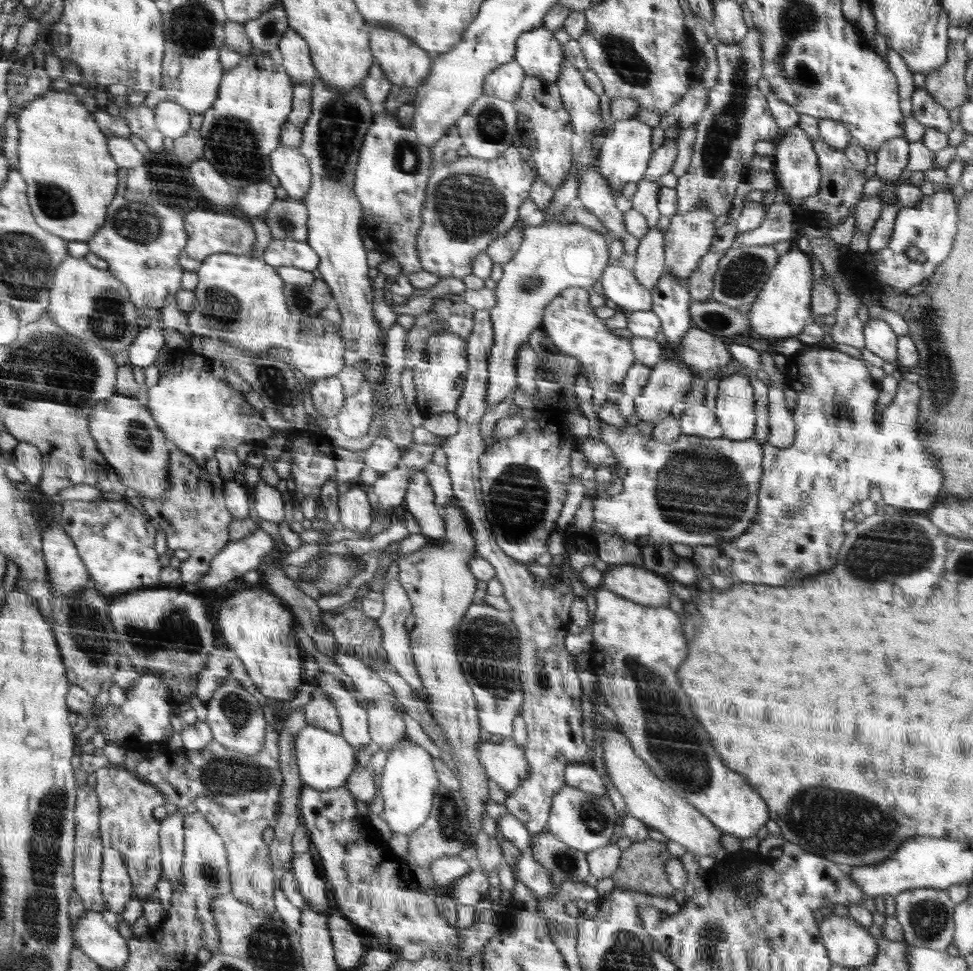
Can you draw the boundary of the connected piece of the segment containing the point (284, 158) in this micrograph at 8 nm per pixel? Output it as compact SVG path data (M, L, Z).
M280 146L272 154L272 172L278 176L280 185L286 190L290 199L305 200L312 184L312 168L309 166L309 159L301 154L296 148Z

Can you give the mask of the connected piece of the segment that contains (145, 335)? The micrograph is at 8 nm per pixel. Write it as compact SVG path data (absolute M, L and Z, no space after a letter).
M150 324L137 334L137 338L129 346L126 354L130 364L143 369L152 366L158 358L158 352L165 346L165 336L161 324Z

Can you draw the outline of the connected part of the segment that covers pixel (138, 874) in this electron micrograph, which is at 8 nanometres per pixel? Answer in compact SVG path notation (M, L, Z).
M108 766L94 773L95 790L101 805L100 833L104 848L119 850L124 857L133 889L140 902L145 903L148 894L158 892L156 882L160 876L160 847L158 846L158 821L153 817L156 806L165 804L165 795L154 785L134 780L131 770Z

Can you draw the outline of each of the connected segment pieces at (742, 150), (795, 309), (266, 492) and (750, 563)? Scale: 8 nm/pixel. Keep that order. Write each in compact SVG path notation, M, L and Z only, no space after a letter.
M752 28L740 43L715 46L716 59L719 69L718 84L709 90L708 102L696 125L696 142L692 152L689 169L684 176L678 177L677 213L685 213L697 209L700 205L708 207L715 218L729 212L732 208L732 199L736 194L736 187L742 182L750 160L757 156L754 147L758 141L775 143L780 128L770 112L767 98L760 93L758 81L762 78L762 34Z
M792 247L778 259L764 287L752 302L752 309L748 312L751 326L749 331L756 337L768 340L769 343L777 340L794 340L794 337L812 320L812 281L812 265L808 255L799 247Z
M259 481L255 488L256 514L260 519L271 523L283 522L287 514L286 499L282 487L272 487L266 482Z
M818 345L813 350L801 350L798 353L787 357L785 365L785 384L790 386L797 394L796 408L793 410L792 416L795 422L795 439L788 448L776 448L768 443L763 446L763 461L762 461L762 477L760 477L760 487L758 488L758 511L756 517L752 521L752 525L746 529L744 534L733 538L732 541L722 541L718 545L703 546L699 545L692 548L694 556L690 561L696 565L700 575L706 576L712 573L722 573L729 576L734 582L752 582L752 584L768 584L768 586L796 586L802 584L802 580L806 576L824 572L826 568L832 568L837 560L840 548L845 540L845 533L843 522L847 516L851 515L851 509L854 504L869 498L869 492L872 488L878 488L882 493L882 498L886 505L896 508L896 510L914 510L919 512L926 512L930 510L943 496L942 482L944 476L939 466L933 462L933 454L925 448L919 439L918 428L918 409L917 404L921 395L920 387L917 383L910 383L905 380L900 380L897 383L898 392L893 401L884 406L880 411L880 417L876 414L876 400L880 388L878 387L878 380L868 371L868 367L864 365L864 361L850 356L838 349L829 349L825 345Z

